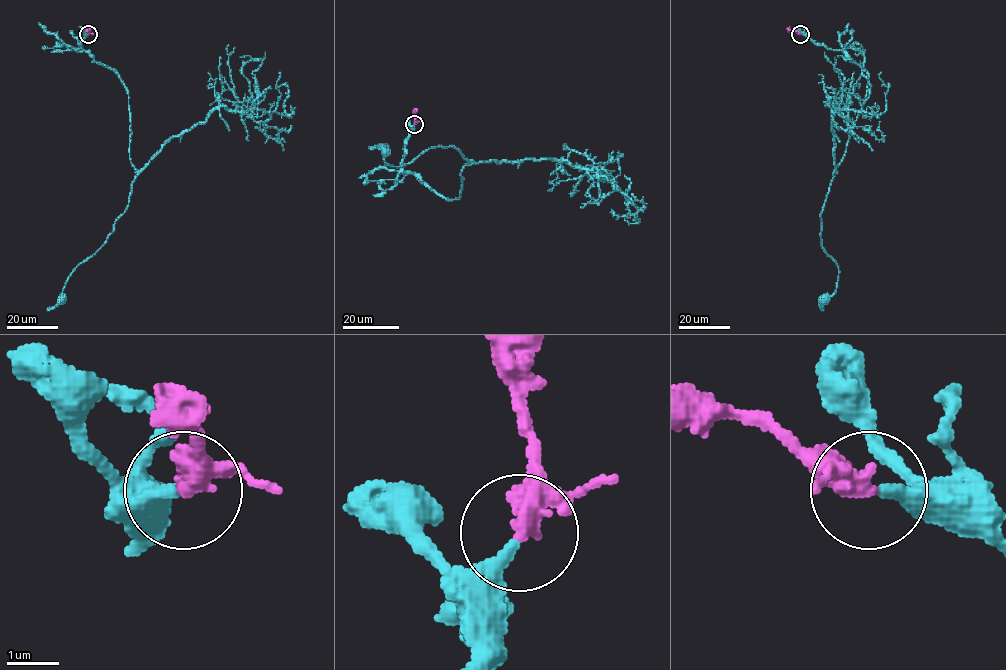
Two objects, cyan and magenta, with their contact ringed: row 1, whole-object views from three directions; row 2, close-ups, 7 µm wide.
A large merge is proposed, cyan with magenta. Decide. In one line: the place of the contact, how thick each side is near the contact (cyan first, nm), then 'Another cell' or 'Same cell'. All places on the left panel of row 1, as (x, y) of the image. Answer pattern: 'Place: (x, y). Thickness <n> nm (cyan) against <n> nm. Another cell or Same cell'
Place: (88, 34). Thickness 260 nm (cyan) against 320 nm. Same cell

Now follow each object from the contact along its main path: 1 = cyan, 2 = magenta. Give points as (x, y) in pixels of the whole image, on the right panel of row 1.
1: (801, 34), (843, 51), (868, 78), (864, 105), (820, 215), (820, 242), (839, 271), (836, 288), (823, 299)
2: (800, 34), (787, 27)

